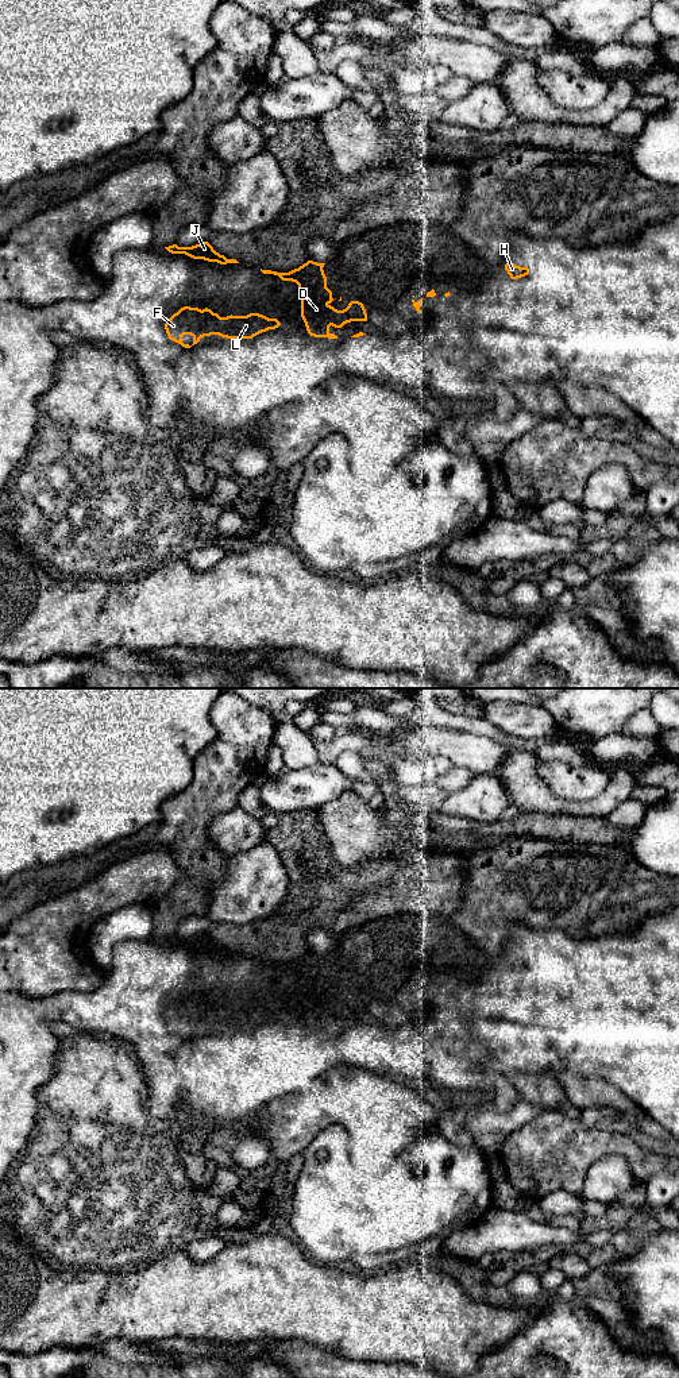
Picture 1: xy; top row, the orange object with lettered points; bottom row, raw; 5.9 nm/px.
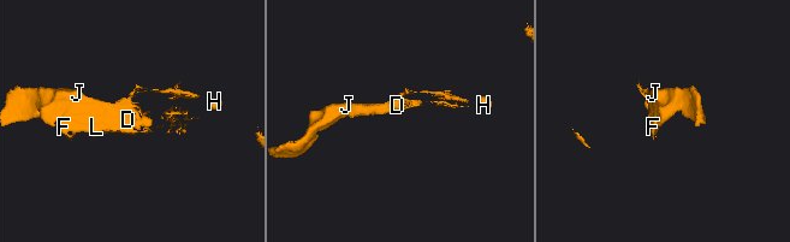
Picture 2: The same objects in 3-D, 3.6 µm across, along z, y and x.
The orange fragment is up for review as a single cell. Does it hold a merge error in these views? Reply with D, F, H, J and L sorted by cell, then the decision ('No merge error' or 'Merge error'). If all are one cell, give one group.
Groups: D F J L / H. Merge error

